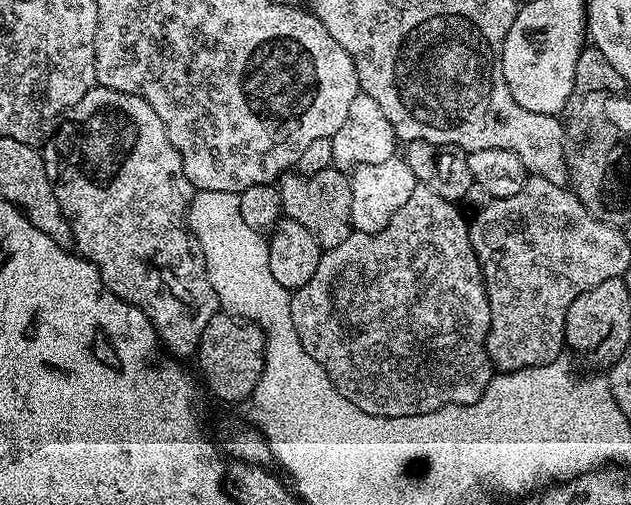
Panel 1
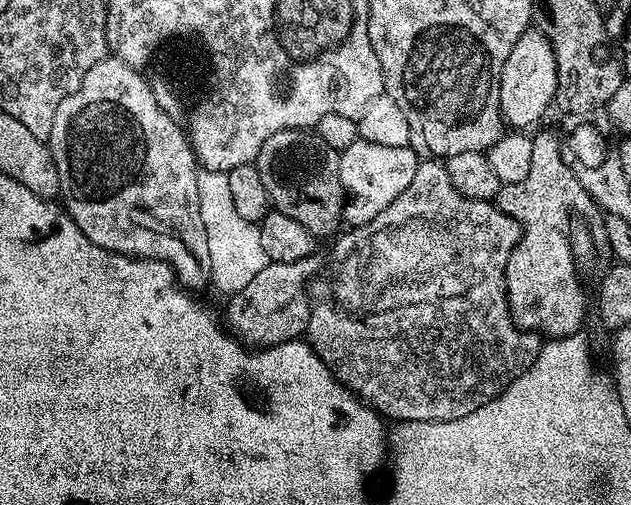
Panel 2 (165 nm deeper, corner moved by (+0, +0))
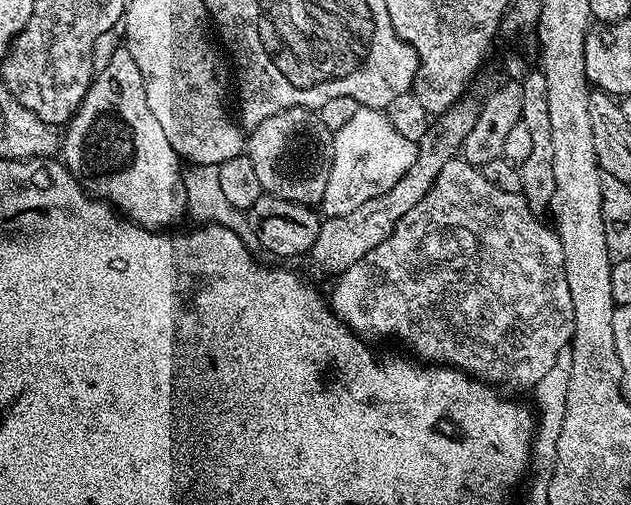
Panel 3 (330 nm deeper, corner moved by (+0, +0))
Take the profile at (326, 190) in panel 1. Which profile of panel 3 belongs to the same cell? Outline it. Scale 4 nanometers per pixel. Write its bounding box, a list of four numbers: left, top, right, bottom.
[246,108,333,205]

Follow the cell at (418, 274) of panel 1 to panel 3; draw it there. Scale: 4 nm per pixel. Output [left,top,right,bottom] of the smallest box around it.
[330,158,574,389]

